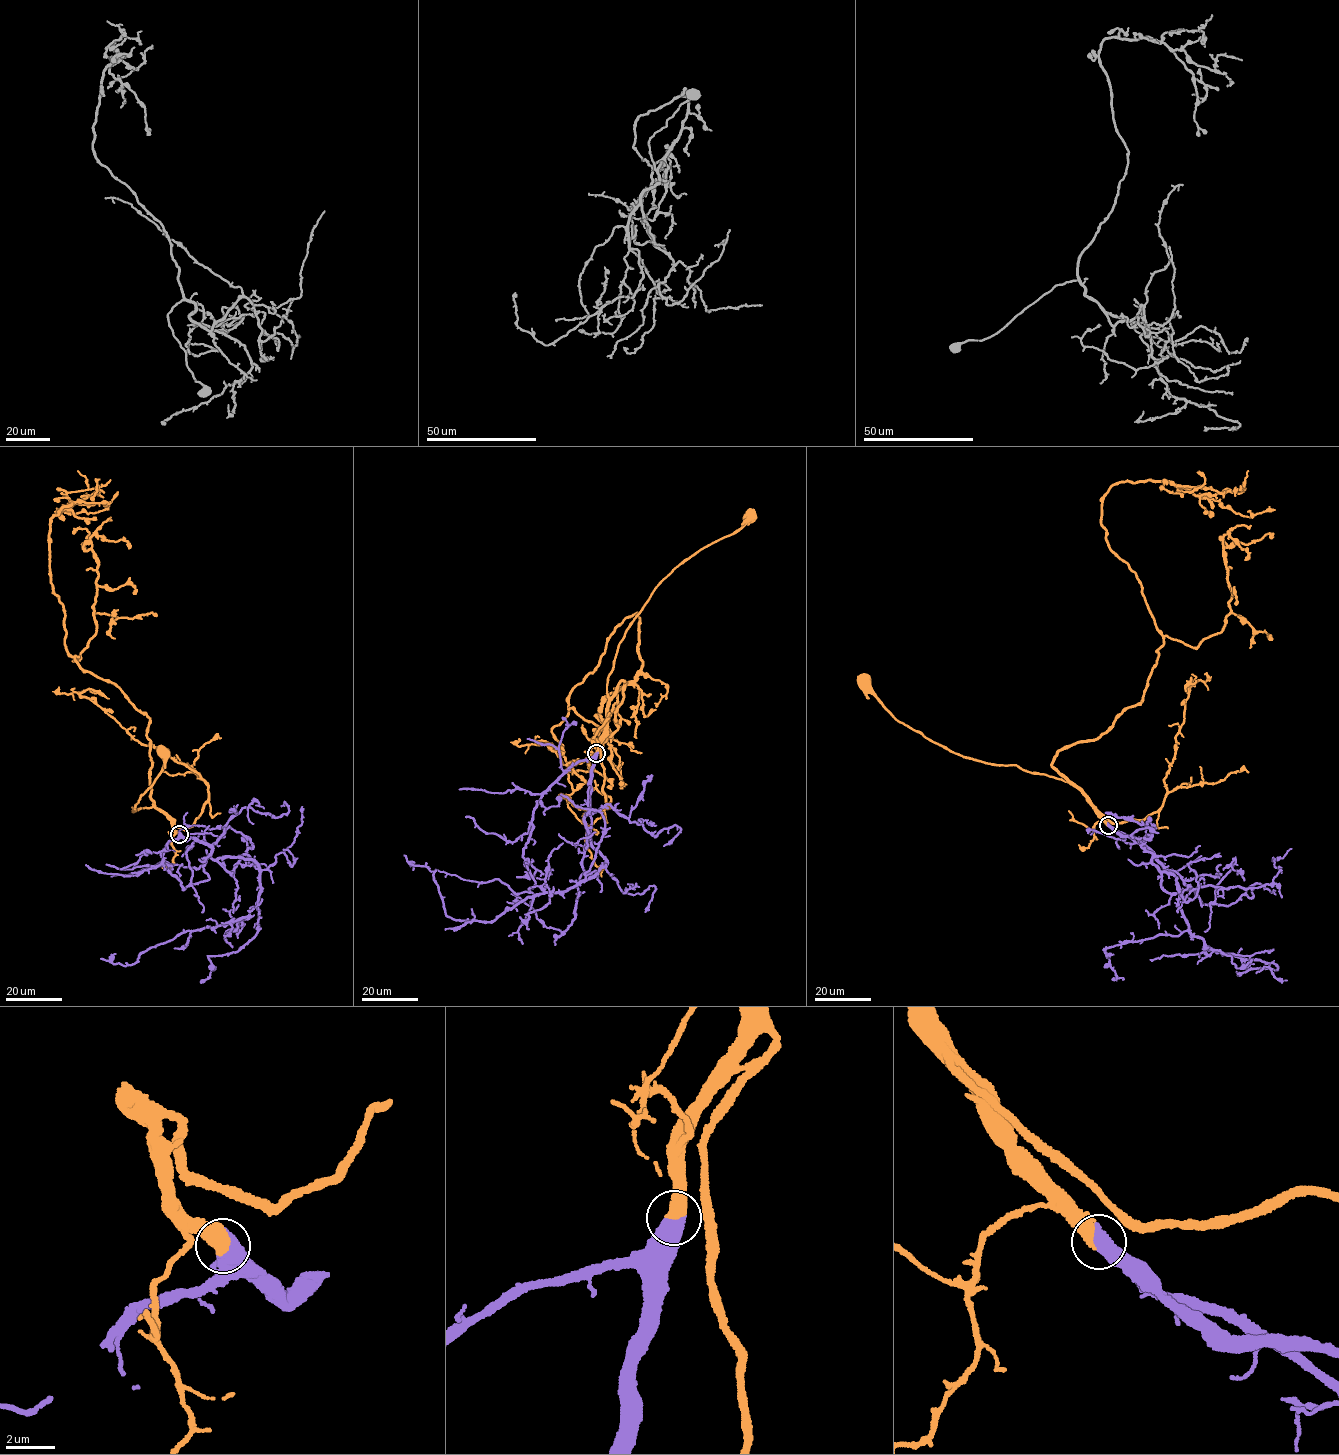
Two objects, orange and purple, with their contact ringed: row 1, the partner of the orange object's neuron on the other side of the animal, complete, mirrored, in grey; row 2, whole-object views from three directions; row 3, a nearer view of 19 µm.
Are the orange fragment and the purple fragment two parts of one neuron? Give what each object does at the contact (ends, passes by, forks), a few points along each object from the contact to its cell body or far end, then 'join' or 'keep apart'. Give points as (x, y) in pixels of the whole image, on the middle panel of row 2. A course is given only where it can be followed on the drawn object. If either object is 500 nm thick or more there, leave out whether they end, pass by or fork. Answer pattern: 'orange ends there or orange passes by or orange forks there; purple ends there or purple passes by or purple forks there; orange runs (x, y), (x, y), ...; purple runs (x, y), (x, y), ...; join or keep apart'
orange runs (596, 753), (607, 724), (608, 675), (626, 630), (655, 587), (672, 570), (708, 545), (730, 535), (752, 514); purple runs (596, 753), (584, 818), (607, 861), (575, 886), (526, 897), (490, 921), (456, 920), (434, 871), (404, 855); join

